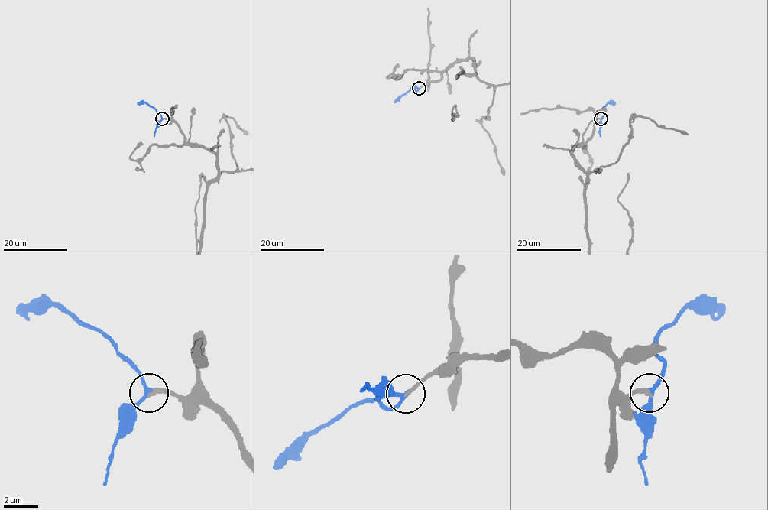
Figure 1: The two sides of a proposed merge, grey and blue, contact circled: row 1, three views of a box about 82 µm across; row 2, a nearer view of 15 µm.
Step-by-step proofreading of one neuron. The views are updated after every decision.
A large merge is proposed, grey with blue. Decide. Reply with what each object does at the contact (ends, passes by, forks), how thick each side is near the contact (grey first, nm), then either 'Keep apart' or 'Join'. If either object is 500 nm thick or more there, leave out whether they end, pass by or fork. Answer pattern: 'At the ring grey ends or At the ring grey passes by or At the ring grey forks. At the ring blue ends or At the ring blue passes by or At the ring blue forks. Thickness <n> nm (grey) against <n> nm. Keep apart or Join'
At the ring grey ends. At the ring blue passes by. Thickness 240 nm (grey) against 200 nm. Join

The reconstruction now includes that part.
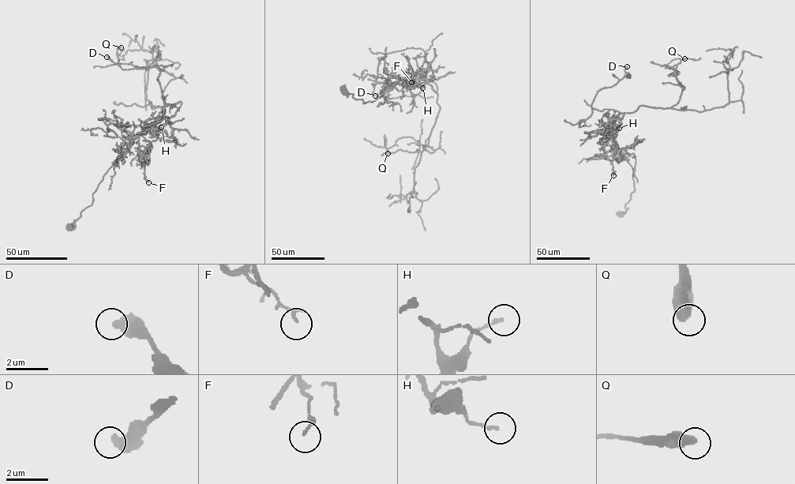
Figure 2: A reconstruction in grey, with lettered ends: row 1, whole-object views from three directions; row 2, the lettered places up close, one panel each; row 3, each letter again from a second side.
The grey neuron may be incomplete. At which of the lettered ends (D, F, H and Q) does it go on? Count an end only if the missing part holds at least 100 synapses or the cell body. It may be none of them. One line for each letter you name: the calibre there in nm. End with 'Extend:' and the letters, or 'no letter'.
Extend: no letter

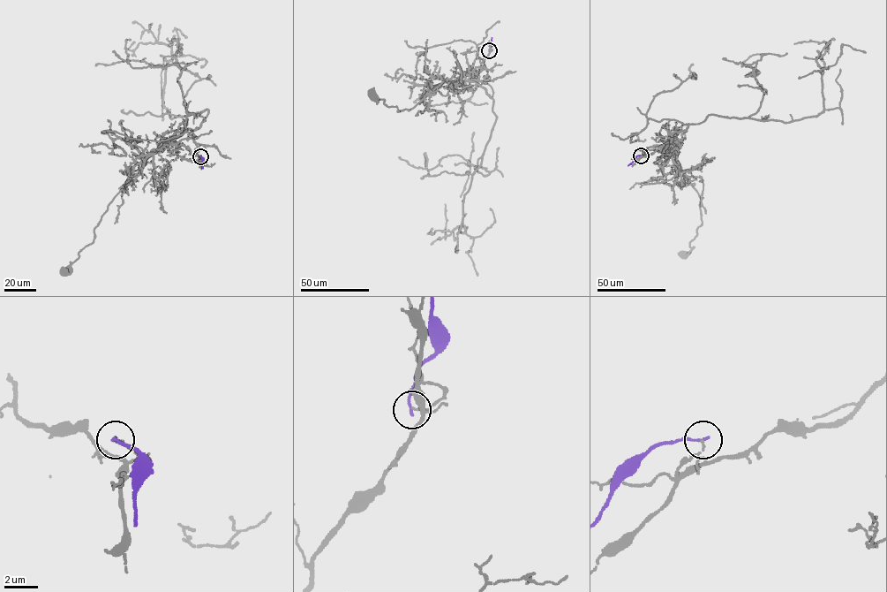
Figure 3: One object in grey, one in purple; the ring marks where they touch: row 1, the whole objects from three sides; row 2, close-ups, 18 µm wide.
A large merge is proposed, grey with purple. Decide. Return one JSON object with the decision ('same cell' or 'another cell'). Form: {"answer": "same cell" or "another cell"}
{"answer": "another cell"}

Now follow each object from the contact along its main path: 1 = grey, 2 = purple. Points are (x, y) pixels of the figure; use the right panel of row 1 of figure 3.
1: (642, 155), (652, 155), (669, 142), (671, 154), (700, 198), (702, 223), (690, 243), (692, 248), (683, 254)
2: (642, 155), (627, 165)

